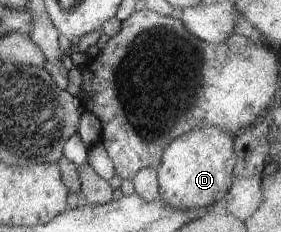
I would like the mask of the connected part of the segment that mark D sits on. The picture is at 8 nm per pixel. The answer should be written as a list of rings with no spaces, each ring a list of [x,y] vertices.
[[[214,126],[190,130],[174,138],[162,154],[156,168],[160,196],[172,208],[206,208],[226,197],[234,183],[234,166],[236,166],[234,136]]]

